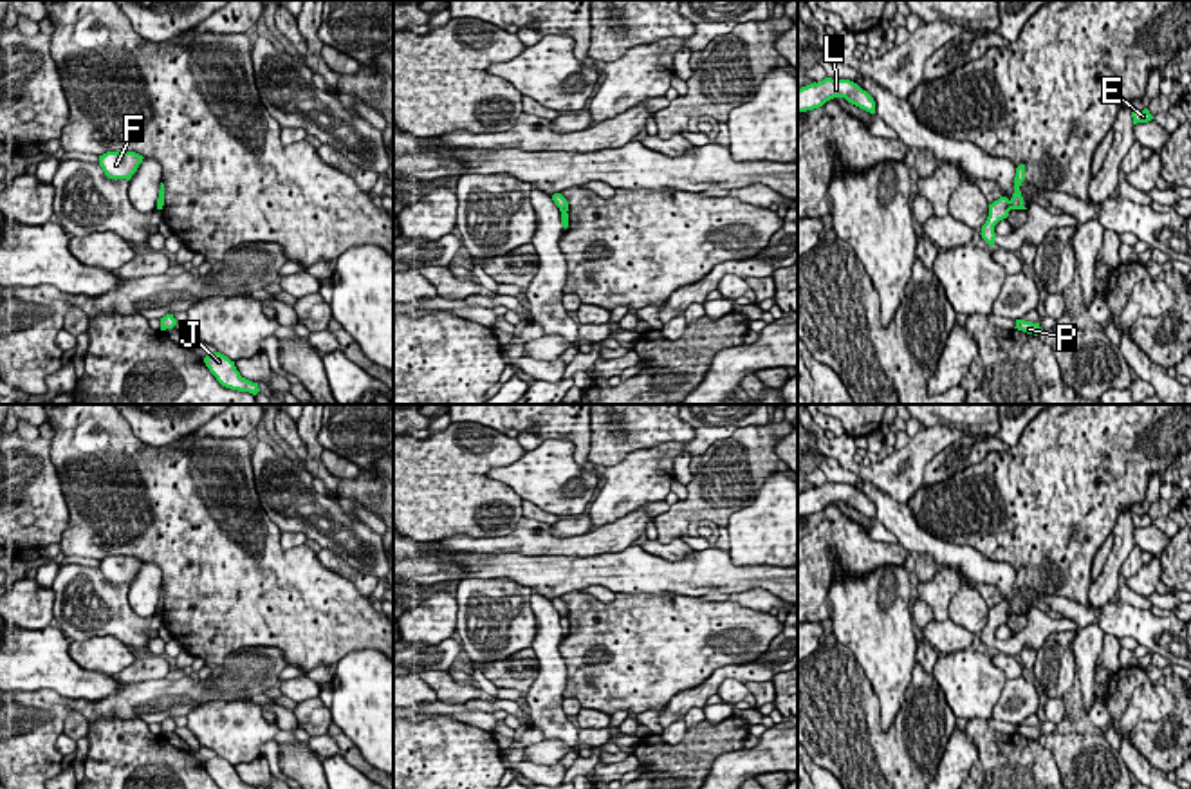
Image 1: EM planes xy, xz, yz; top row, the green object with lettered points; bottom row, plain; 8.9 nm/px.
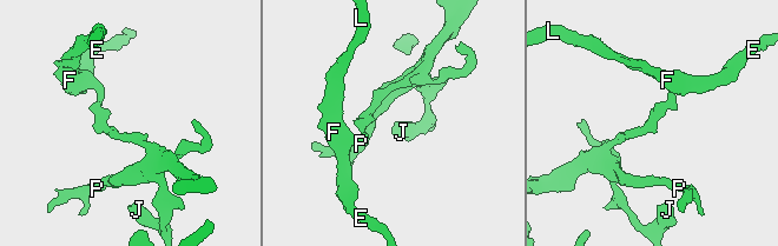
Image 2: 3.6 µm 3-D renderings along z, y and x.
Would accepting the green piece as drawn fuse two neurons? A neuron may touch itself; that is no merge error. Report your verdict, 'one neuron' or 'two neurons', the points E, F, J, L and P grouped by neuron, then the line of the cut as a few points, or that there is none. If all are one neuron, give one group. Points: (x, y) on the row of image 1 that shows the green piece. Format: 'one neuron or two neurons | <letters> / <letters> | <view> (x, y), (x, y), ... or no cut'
two neurons | E F L / J P | yz (1009, 201), (1013, 208)

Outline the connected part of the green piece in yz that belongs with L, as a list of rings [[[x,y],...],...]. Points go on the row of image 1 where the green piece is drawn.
[[[832,78],[798,88],[798,112],[819,108],[834,97],[845,97],[848,103],[875,114],[875,101],[866,90],[850,79]]]

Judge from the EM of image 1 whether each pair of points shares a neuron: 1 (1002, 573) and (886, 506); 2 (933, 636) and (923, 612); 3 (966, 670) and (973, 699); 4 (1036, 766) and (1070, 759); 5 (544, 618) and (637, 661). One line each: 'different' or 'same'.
1: same
2: different
3: same
4: different
5: different

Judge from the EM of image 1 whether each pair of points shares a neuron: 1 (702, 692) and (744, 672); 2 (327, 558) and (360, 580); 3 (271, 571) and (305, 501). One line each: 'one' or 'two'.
1: one
2: one
3: two

